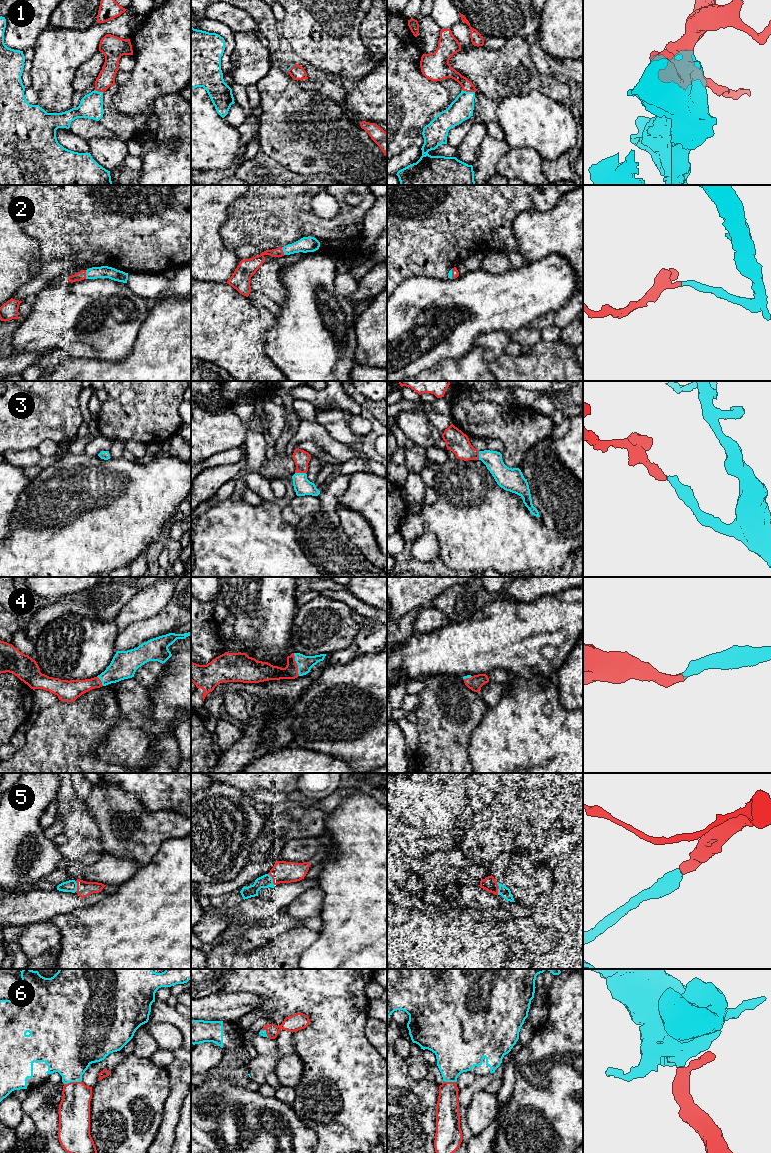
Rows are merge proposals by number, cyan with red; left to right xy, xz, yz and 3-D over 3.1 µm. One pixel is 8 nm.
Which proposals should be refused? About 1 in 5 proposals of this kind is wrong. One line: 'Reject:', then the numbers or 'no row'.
Reject: no row

